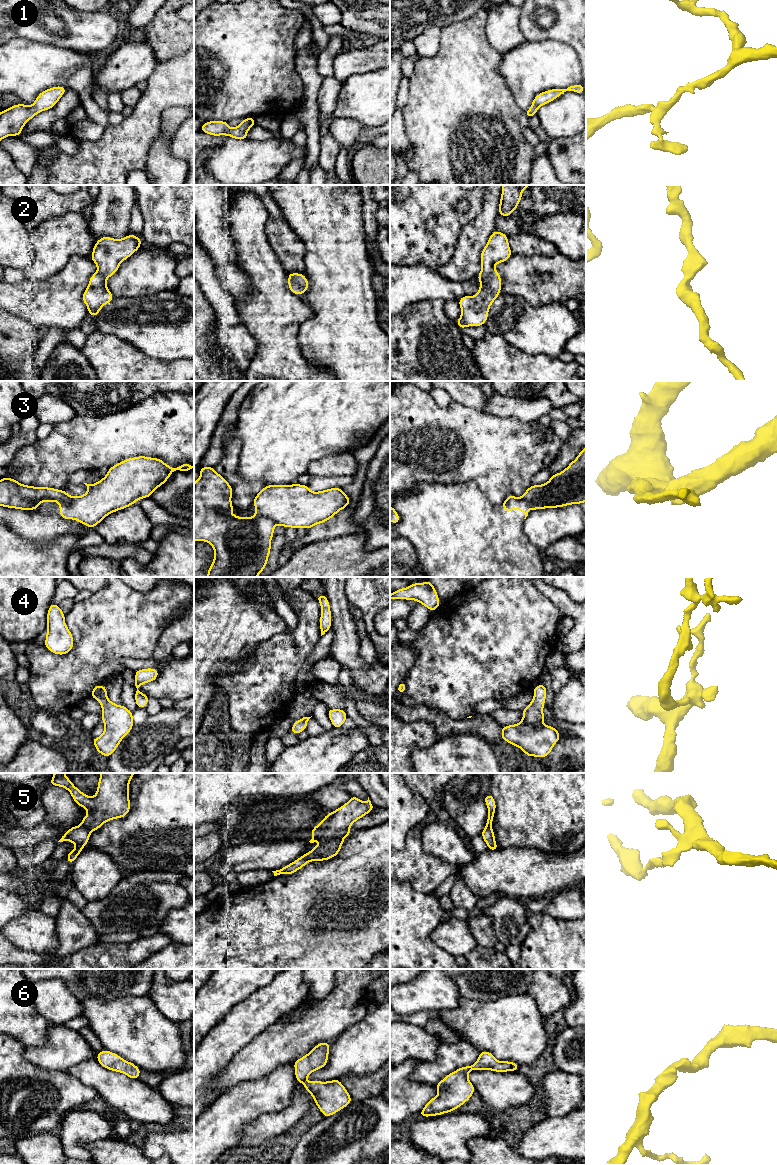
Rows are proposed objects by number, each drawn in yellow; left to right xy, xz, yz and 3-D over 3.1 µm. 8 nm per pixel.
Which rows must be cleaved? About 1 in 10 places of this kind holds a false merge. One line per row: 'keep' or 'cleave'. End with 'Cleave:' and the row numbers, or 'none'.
1: keep
2: keep
3: cleave
4: keep
5: cleave
6: keep
Cleave: 3, 5

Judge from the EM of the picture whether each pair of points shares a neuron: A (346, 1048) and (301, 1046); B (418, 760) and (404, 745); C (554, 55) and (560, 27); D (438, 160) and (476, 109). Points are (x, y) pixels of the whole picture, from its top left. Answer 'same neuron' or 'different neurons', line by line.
A: different neurons
B: different neurons
C: different neurons
D: same neuron

